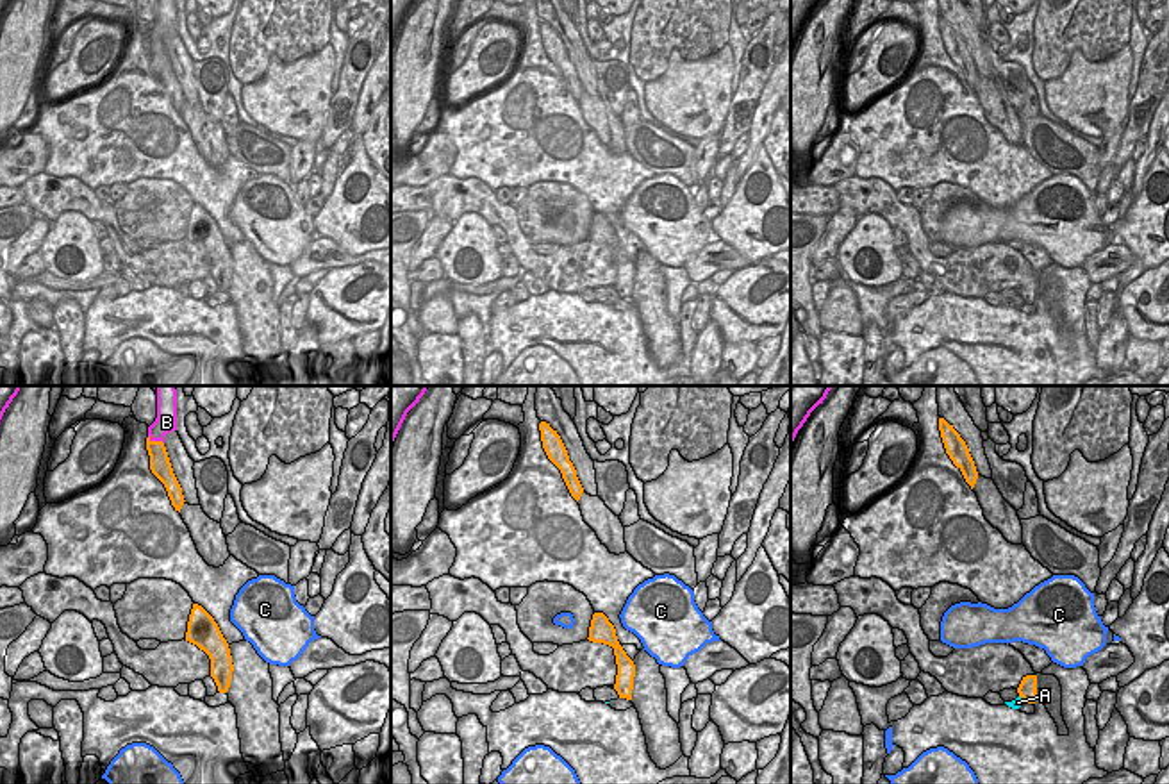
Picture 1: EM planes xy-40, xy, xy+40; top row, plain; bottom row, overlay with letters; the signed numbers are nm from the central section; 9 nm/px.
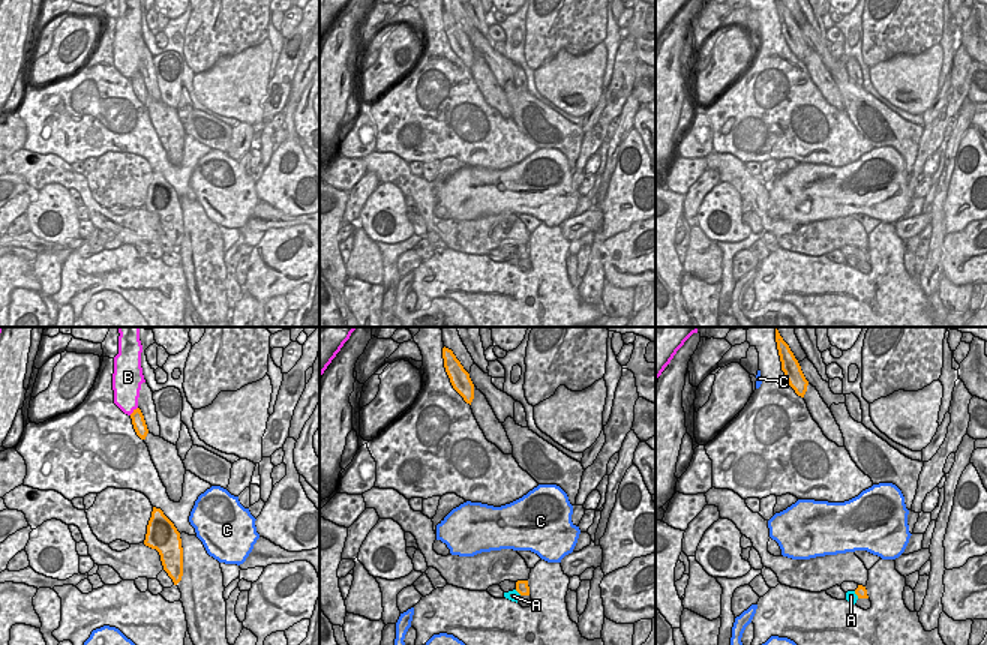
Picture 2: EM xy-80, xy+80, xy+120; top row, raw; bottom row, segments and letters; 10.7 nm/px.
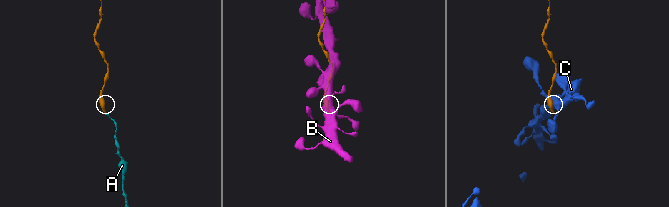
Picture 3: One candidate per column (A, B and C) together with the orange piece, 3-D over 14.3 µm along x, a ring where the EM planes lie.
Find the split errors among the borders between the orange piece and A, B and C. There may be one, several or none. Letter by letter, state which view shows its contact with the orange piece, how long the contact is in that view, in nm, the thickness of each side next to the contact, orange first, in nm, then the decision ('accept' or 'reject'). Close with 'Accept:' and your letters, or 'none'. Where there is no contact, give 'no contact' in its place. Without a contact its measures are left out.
A: xy+40 | 80 nm | 170/90 nm | accept
B: xy-40 | 170 nm | 190/190 nm | reject
C: no contact | reject
Accept: A

